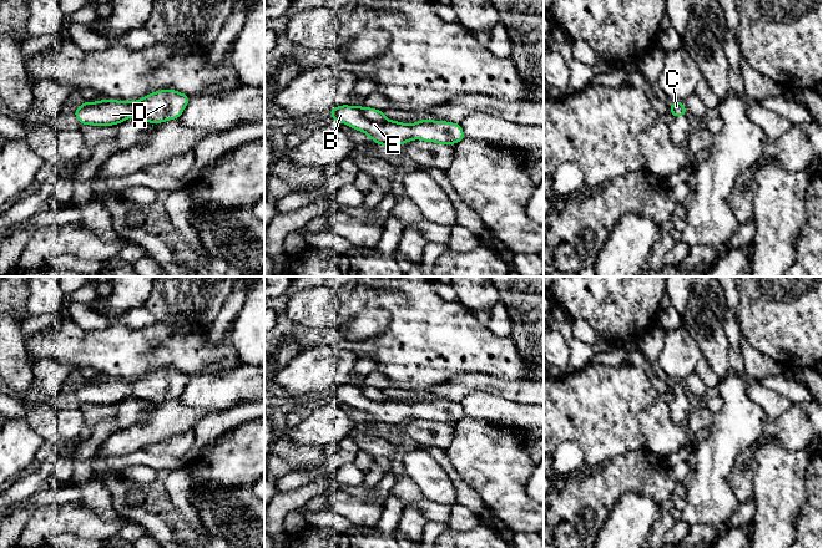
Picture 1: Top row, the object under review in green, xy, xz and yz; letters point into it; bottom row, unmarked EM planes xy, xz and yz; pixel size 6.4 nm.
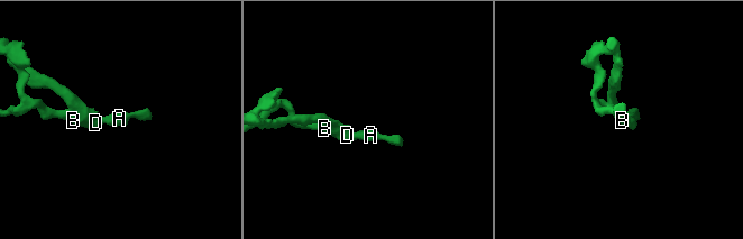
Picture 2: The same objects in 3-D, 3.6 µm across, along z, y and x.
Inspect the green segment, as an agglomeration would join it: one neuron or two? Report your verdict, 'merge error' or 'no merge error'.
no merge error

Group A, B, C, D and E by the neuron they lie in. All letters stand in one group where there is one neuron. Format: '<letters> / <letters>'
A B C D E

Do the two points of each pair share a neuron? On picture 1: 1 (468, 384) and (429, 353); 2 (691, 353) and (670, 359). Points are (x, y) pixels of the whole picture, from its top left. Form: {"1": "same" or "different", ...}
{"1": "different", "2": "same"}

